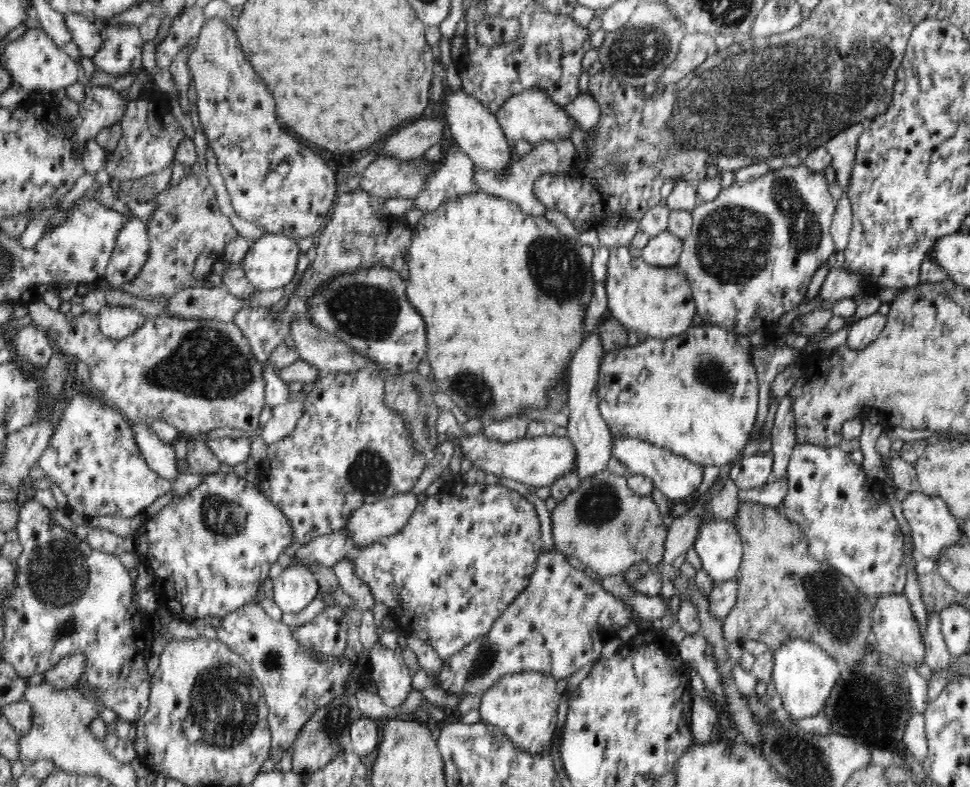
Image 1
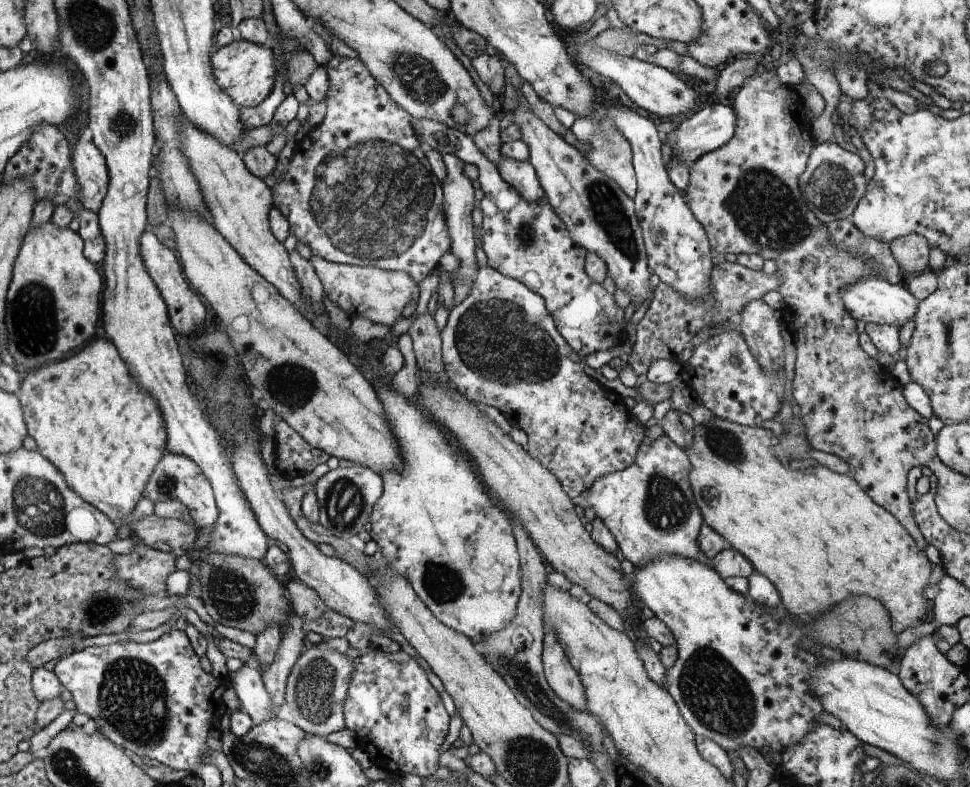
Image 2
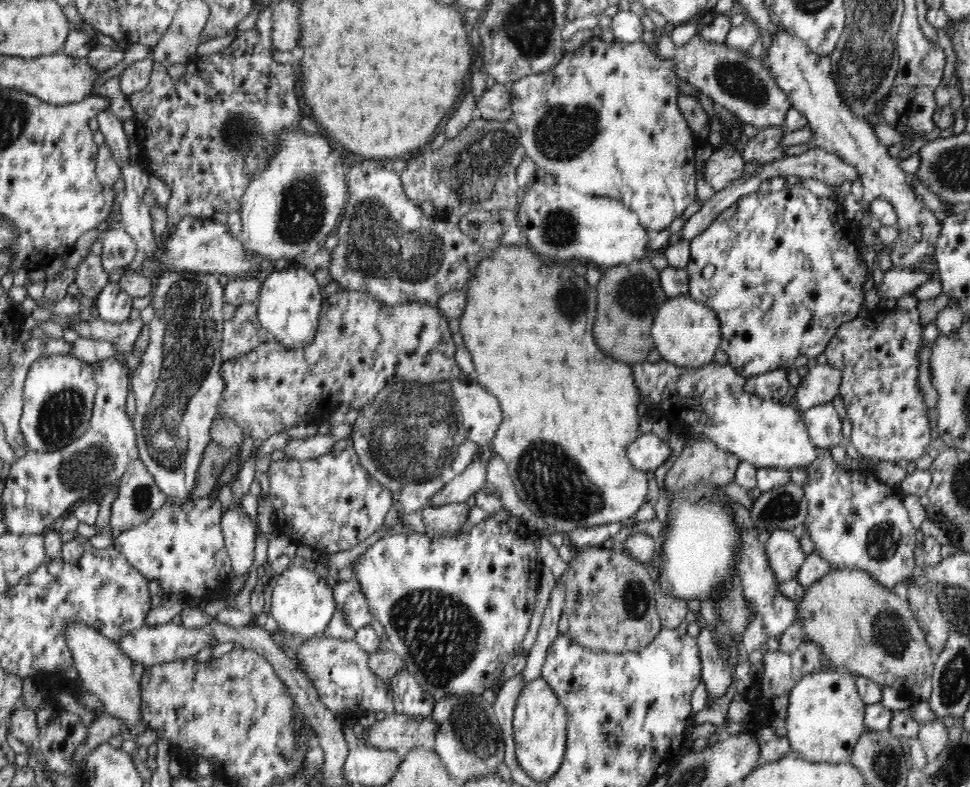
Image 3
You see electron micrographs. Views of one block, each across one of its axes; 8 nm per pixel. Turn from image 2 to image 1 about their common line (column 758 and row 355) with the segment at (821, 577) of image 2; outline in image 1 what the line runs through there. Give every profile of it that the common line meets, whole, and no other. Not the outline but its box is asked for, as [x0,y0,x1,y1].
[404,192,594,422]

